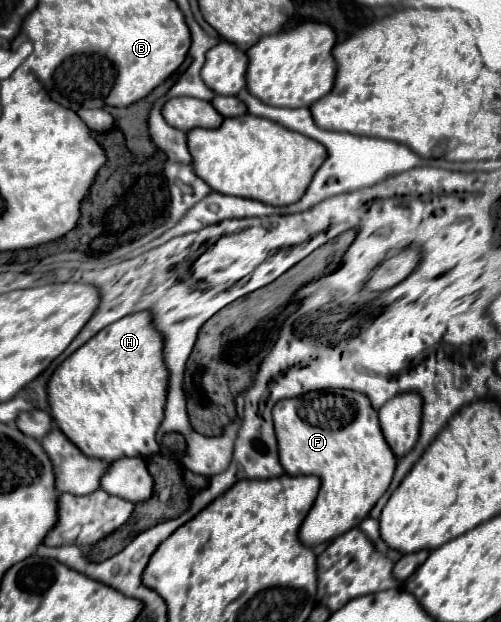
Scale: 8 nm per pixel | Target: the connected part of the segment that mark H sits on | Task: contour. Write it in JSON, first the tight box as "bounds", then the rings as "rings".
{"bounds":[47,312,167,464],"rings":[[[149,312],[129,314],[99,334],[95,334],[87,344],[73,352],[47,382],[47,404],[49,414],[65,438],[85,452],[89,458],[105,460],[107,464],[127,458],[127,456],[151,456],[159,452],[155,432],[163,420],[167,372],[163,364],[163,338],[153,328]]]}

